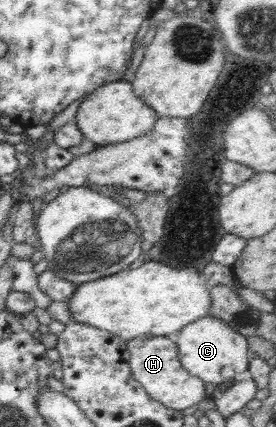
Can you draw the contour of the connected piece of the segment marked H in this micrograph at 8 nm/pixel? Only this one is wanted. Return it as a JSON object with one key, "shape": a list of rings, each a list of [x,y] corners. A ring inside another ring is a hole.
{"shape":[[[147,335],[127,341],[127,351],[131,353],[129,368],[132,377],[147,391],[151,398],[165,407],[182,411],[199,404],[207,398],[205,384],[199,377],[189,374],[179,361],[179,351],[172,338]]]}

